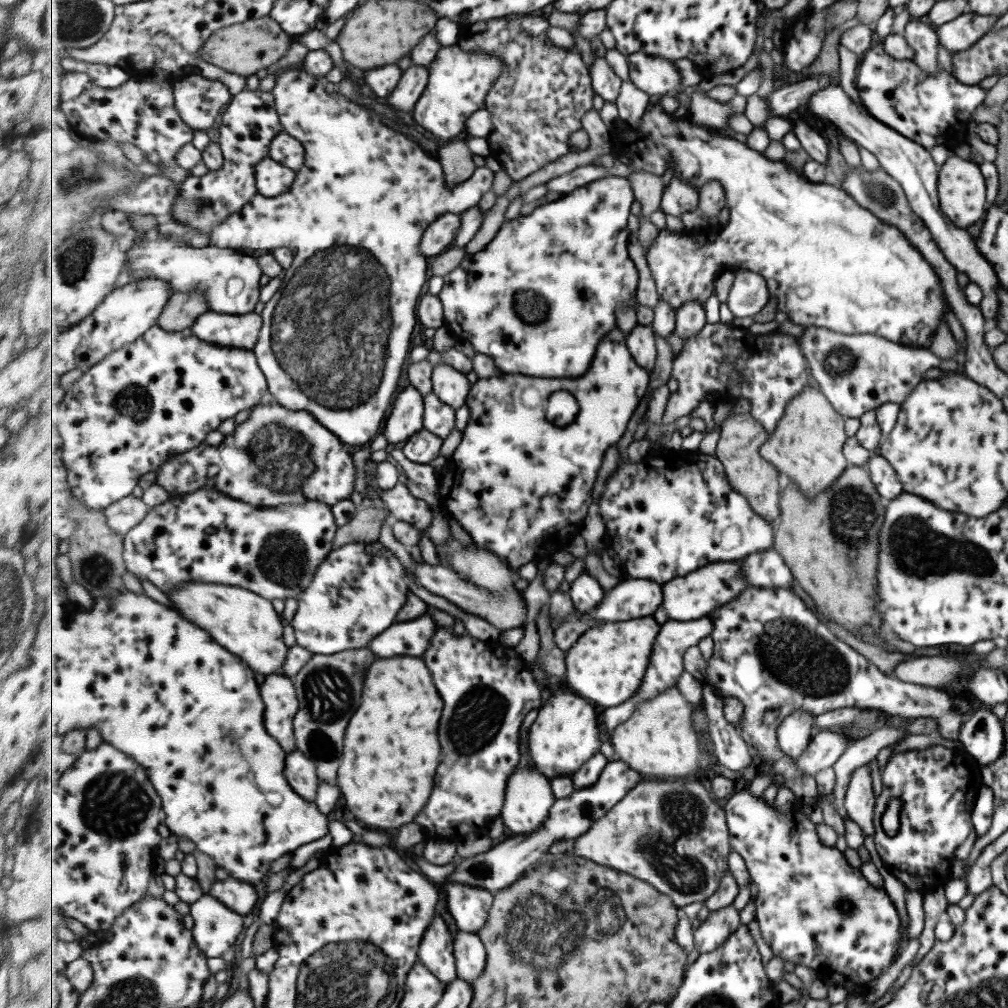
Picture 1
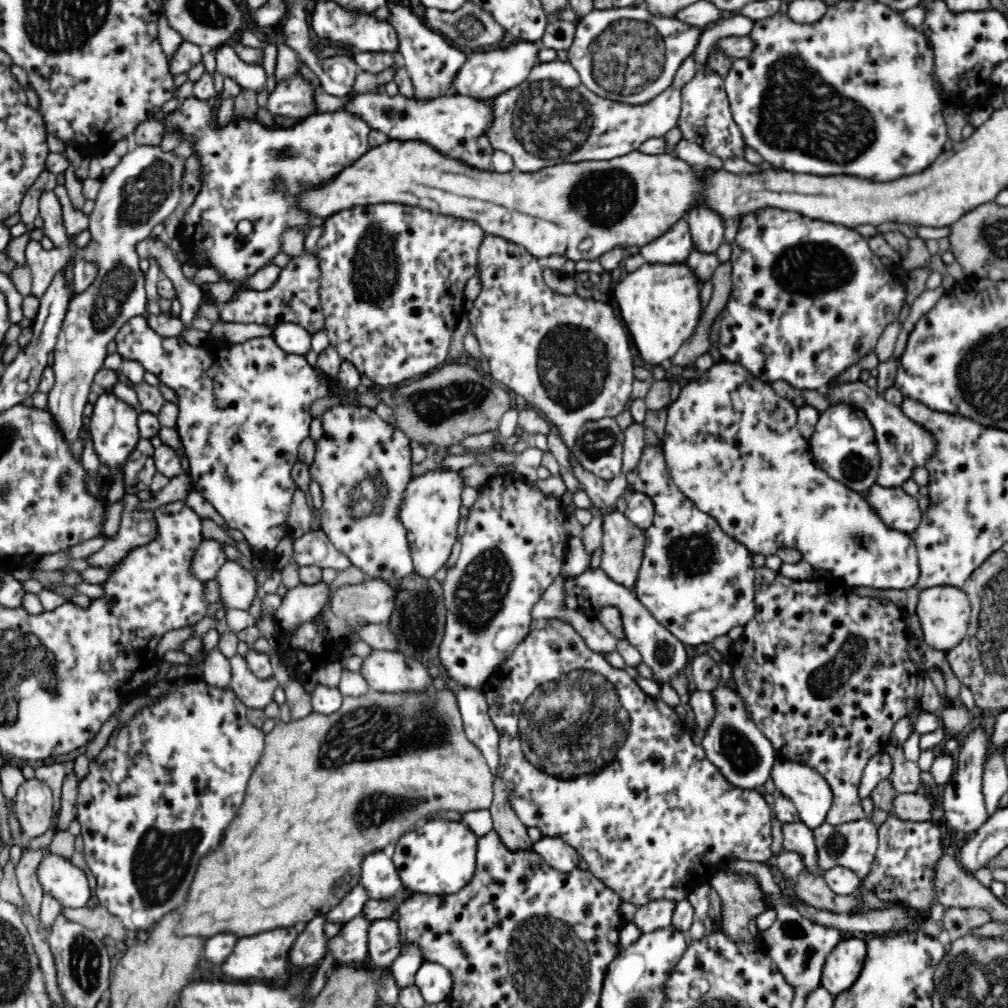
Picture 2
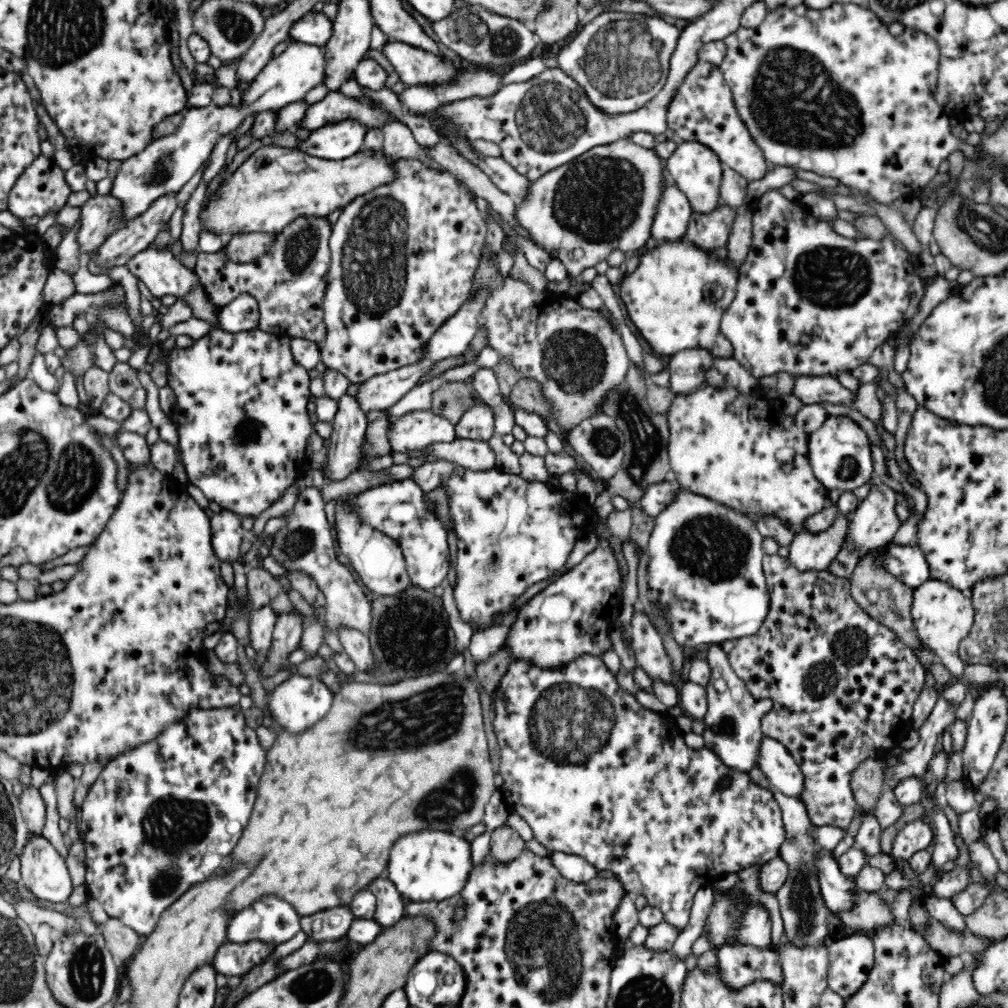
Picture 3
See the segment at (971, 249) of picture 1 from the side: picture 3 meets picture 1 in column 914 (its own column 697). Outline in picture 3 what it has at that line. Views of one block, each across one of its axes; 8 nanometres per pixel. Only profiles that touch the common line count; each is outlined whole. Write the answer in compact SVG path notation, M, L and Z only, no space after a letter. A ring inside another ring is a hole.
M680 141L674 154L666 161L670 180L688 198L694 214L712 214L722 206L720 186L723 167L716 153L698 142Z

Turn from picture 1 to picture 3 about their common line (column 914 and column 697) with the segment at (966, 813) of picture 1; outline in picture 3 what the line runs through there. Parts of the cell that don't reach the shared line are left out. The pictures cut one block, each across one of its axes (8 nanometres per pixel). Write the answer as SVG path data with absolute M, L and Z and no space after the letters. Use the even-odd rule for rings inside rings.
M584 654L577 656L577 658L572 660L569 664L560 667L553 667L552 669L538 667L536 663L530 663L530 661L526 661L526 659L514 658L513 662L508 666L507 672L504 673L504 677L501 679L500 685L497 687L495 692L493 702L494 713L496 716L494 717L493 724L494 733L497 736L498 744L500 746L499 773L504 779L501 791L503 792L504 801L506 802L510 811L519 814L531 826L535 839L538 840L538 842L540 842L540 844L547 850L558 850L560 852L567 852L568 854L576 854L584 857L586 862L590 863L590 865L596 867L597 869L609 870L612 872L616 880L622 883L622 886L625 888L625 892L628 894L628 897L630 897L630 899L633 901L637 896L640 895L646 897L646 902L648 905L656 906L664 913L665 923L670 926L670 929L682 932L686 924L688 924L693 898L700 889L714 886L718 880L722 880L722 878L726 877L729 873L736 873L738 870L748 868L748 866L752 866L754 864L762 865L763 863L772 860L772 858L779 856L779 850L781 849L782 843L785 841L785 836L787 834L783 823L783 816L779 804L776 803L776 800L774 800L772 789L761 788L753 783L749 774L734 771L734 769L724 765L724 763L722 763L720 758L716 756L716 753L714 753L712 749L691 749L681 738L674 738L670 730L666 730L666 726L664 726L664 718L666 717L666 713L652 712L652 710L646 709L640 705L634 695L629 694L624 690L624 688L621 688L620 684L617 682L615 674L605 666L605 663L600 657ZM722 781L728 781L728 786L726 788L720 787L720 782Z

